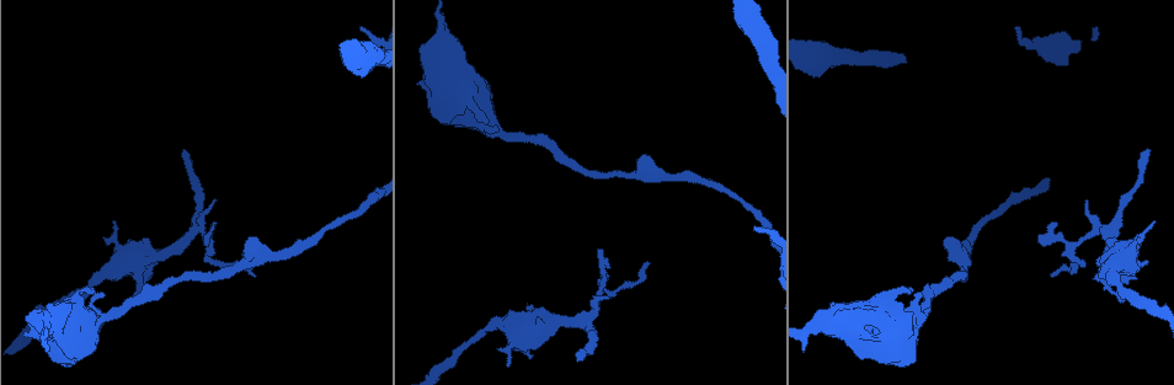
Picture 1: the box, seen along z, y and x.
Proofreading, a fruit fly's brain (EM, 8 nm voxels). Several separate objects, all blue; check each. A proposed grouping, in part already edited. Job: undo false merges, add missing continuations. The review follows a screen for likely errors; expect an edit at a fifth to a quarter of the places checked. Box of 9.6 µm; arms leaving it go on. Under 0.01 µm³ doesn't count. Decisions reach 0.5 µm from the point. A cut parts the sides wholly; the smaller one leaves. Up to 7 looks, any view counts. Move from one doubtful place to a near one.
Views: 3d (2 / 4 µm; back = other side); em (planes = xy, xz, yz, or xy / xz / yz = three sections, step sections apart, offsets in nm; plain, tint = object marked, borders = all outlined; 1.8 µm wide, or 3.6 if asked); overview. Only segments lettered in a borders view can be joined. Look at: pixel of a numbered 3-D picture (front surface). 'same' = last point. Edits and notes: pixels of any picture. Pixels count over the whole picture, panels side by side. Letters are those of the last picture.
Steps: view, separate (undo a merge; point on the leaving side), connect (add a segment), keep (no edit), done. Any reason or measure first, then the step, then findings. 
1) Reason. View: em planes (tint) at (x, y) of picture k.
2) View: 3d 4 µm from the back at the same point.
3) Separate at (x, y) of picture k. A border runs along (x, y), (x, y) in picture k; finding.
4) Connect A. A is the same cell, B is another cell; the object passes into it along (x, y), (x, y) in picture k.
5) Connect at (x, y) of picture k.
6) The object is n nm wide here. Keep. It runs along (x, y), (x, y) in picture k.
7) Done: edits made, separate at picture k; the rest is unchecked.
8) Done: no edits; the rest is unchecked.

An open end. View: 3d 2 µm at (1014, 29) of picture 1.

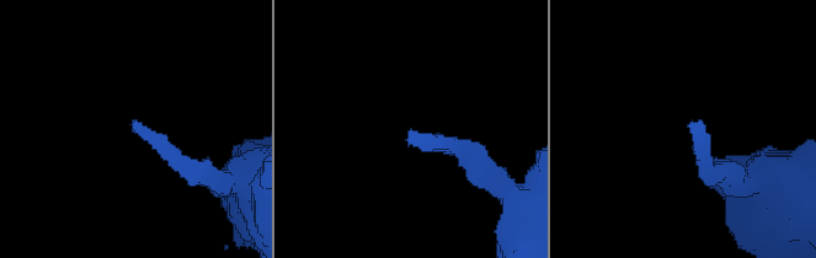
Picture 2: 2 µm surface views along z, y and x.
View: em xz step 8 (borders) at (134, 121) of picture 2.

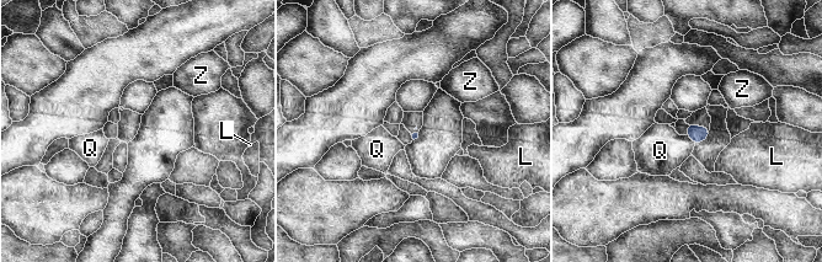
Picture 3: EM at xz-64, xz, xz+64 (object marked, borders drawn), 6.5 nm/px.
View: em planes (borders) at the same point.

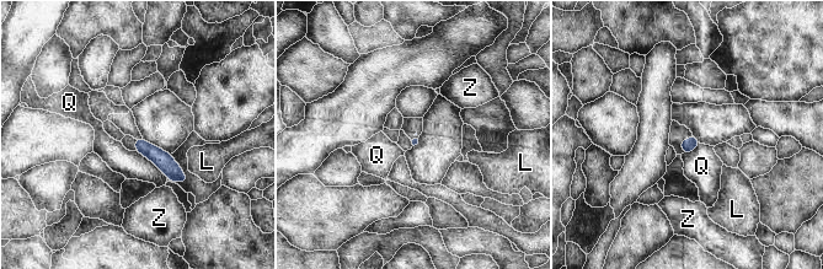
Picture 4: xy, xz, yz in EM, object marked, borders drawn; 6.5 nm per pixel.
Keep. L, Q and Z are other cells; it runs along (138, 141), (182, 178) in picture 4; no lettered segment goes on from it.

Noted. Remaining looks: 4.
Free end. View: 3d 2 µm at (213, 201) of picture 1.

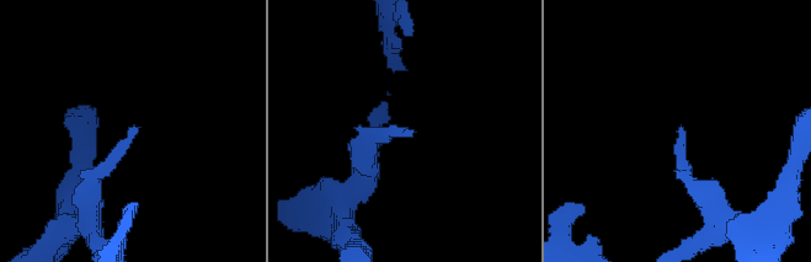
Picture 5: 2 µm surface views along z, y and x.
View: em xz step 8 (tint) at (409, 130) of picture 5.

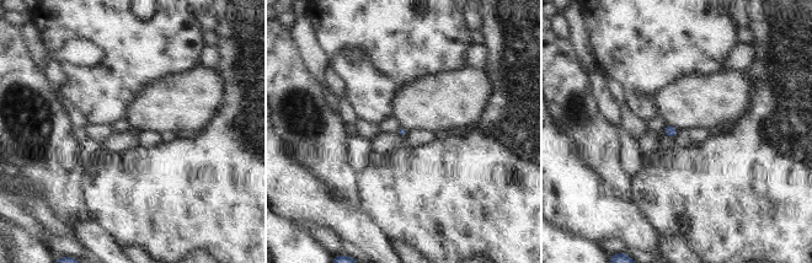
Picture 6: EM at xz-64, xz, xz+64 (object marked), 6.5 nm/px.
View: em planes (borders) at the same point.

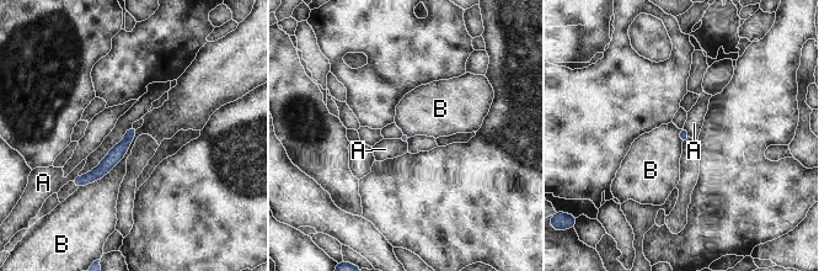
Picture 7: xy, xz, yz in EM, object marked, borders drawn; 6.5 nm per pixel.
The longest contact is with B, 550 nm. Keep. A and B are other cells; no lettered segment goes on from it.

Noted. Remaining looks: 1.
View: em yz step 4 (borders) at (646, 262) of picture 1.

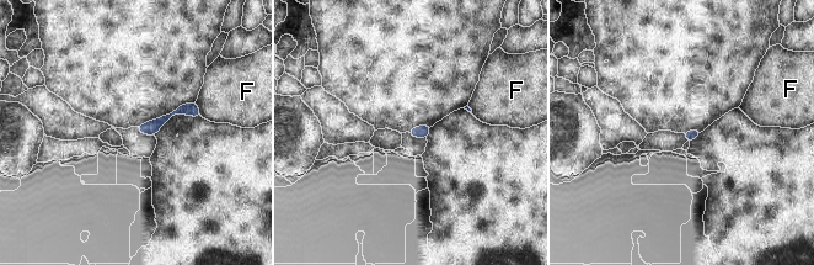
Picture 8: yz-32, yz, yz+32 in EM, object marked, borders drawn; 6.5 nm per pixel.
Keep. F is another cell; it runs along (197, 114), (176, 111), (142, 128) in picture 8; none of them fits.

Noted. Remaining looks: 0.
Done: no edits; the rest is unchecked.

